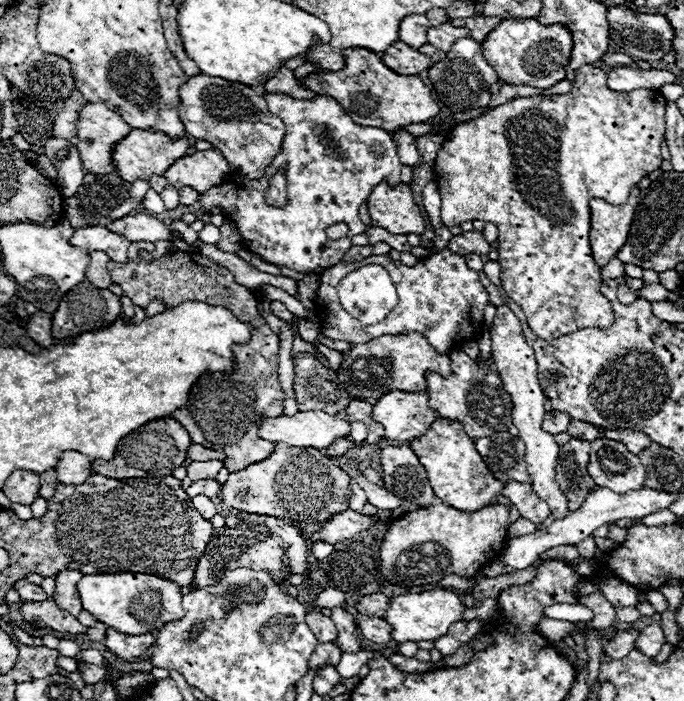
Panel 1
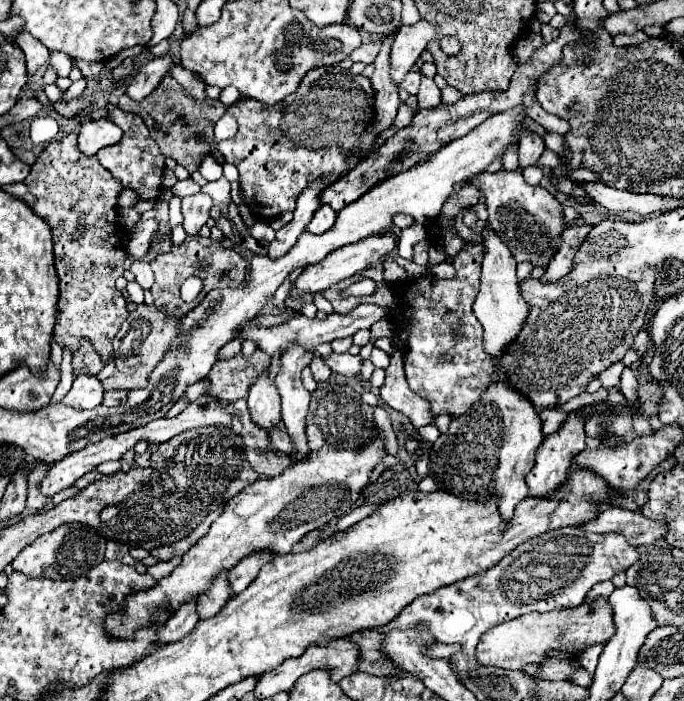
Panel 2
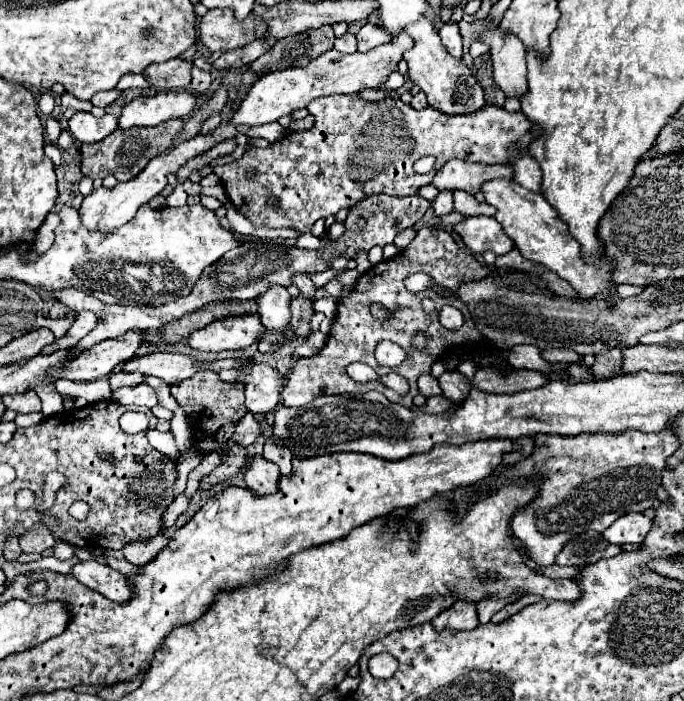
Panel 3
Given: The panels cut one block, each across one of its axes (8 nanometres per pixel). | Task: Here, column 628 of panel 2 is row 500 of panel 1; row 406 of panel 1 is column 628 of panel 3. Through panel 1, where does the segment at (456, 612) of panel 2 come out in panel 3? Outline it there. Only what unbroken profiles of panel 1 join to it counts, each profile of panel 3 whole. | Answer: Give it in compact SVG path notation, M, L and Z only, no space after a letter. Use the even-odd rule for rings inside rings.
M628 514L628 516L620 516L620 520L616 520L616 524L608 526L602 534L610 544L642 544L646 534L652 528L652 520L644 514Z

